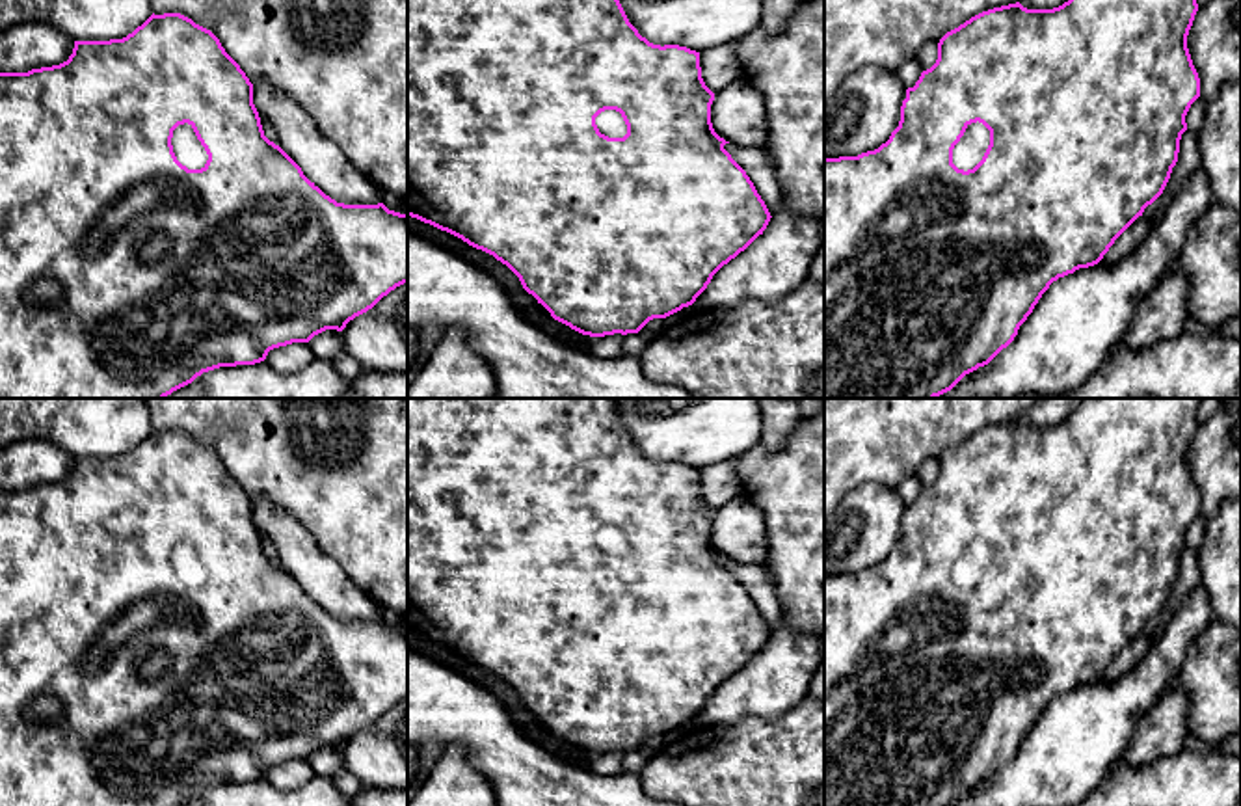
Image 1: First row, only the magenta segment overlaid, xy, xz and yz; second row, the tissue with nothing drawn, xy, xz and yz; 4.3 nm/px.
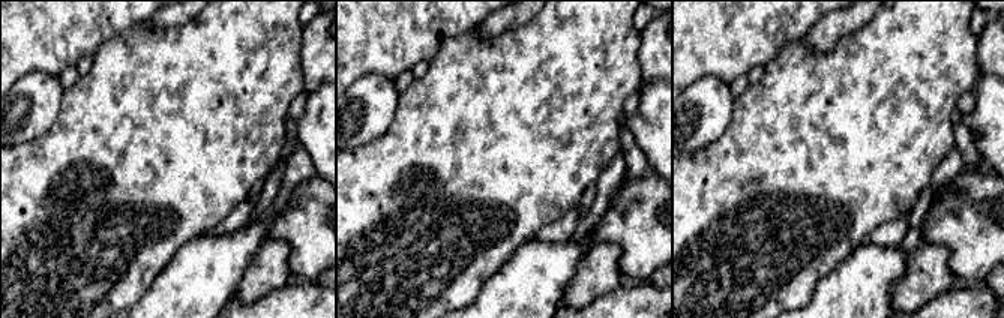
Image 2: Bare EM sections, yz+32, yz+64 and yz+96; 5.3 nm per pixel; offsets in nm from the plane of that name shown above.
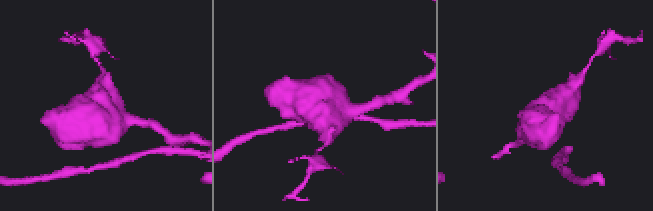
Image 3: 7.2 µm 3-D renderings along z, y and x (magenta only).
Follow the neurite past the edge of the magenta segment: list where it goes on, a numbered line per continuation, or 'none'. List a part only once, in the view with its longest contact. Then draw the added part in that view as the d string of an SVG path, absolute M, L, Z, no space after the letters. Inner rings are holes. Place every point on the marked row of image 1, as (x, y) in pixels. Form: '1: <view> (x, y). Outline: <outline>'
1: yz (970, 149). Outline: M982 123L967 125L964 136L953 149L953 164L958 169L973 169L990 145L990 130Z

